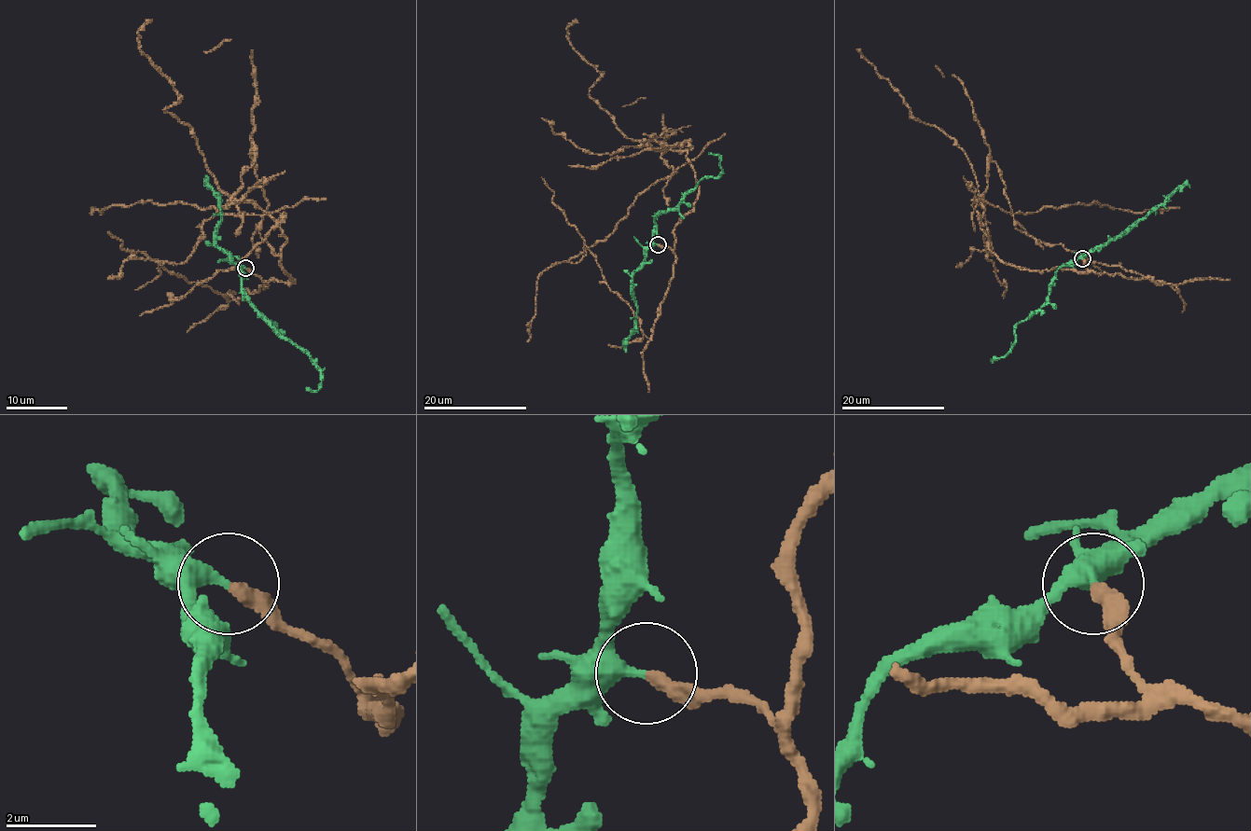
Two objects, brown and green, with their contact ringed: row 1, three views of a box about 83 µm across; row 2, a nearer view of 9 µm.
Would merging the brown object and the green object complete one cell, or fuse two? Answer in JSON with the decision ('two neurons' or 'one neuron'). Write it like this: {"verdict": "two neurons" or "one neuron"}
{"verdict": "two neurons"}

